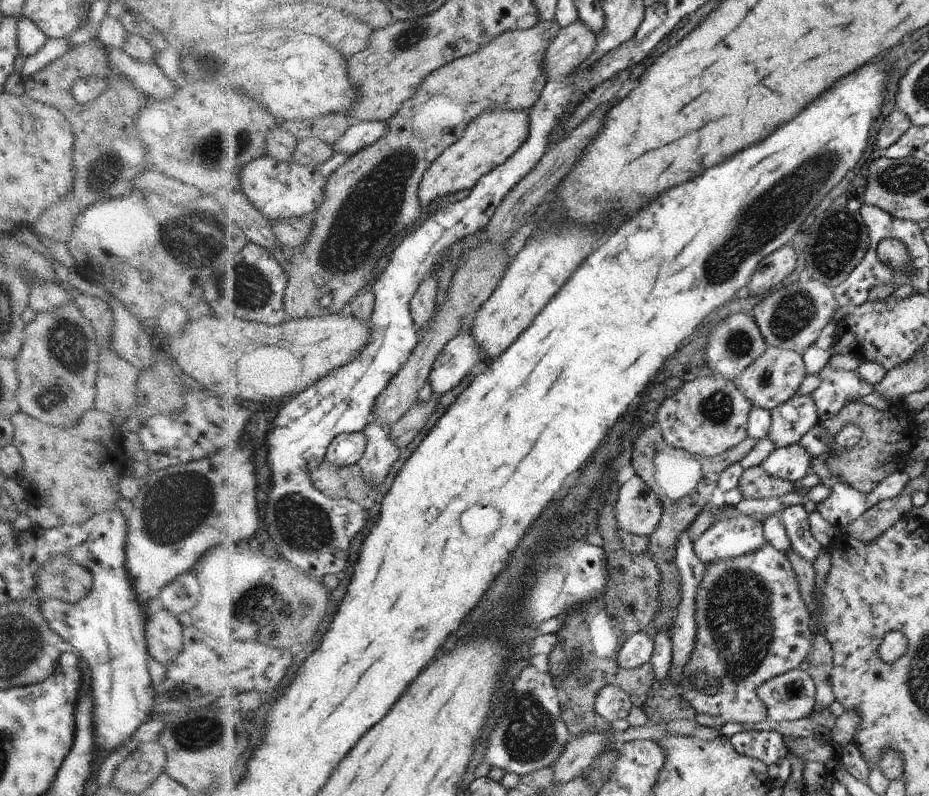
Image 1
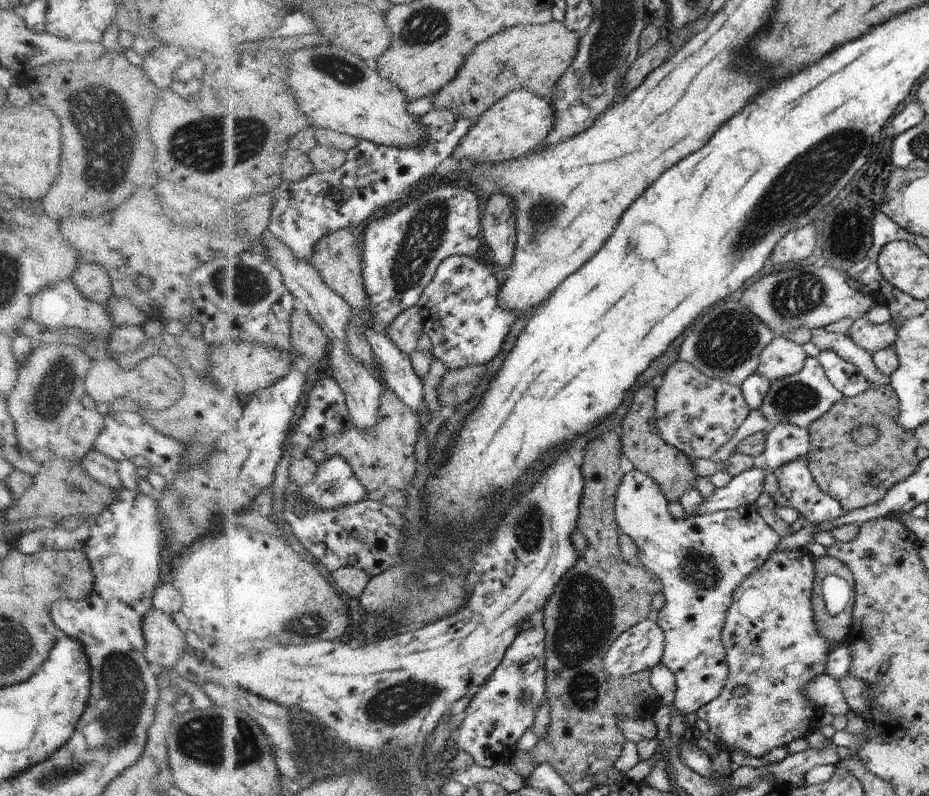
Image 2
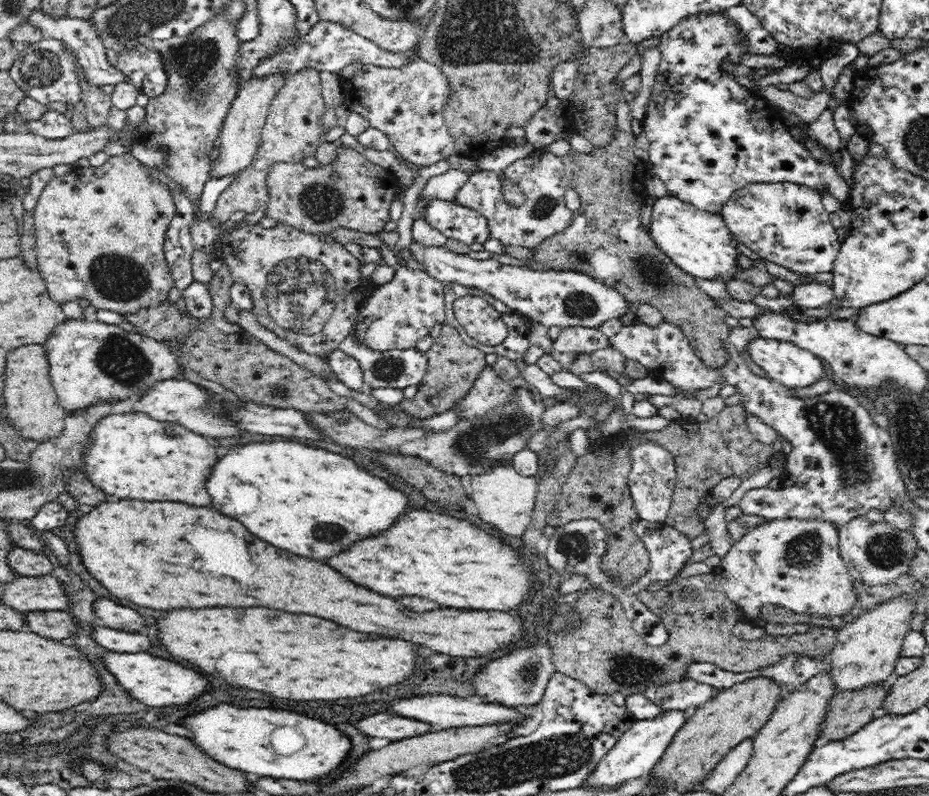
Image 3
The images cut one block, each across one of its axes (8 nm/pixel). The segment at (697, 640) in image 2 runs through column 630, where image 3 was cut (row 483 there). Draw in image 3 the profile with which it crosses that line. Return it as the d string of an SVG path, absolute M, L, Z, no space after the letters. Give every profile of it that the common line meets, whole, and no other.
M500 464L490 472L480 476L472 475L472 499L478 507L478 516L482 522L490 524L494 530L500 530L504 538L521 538L526 526L532 520L538 474L525 477L519 475L512 464Z

